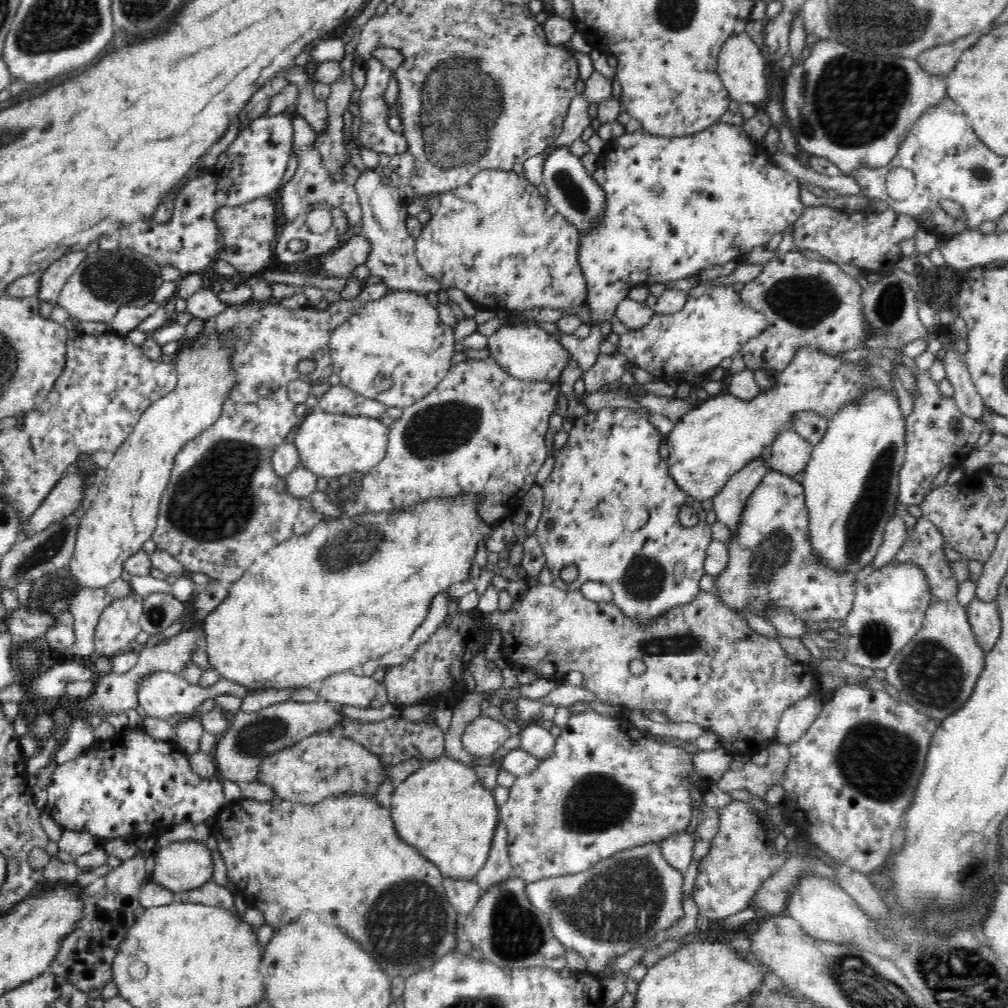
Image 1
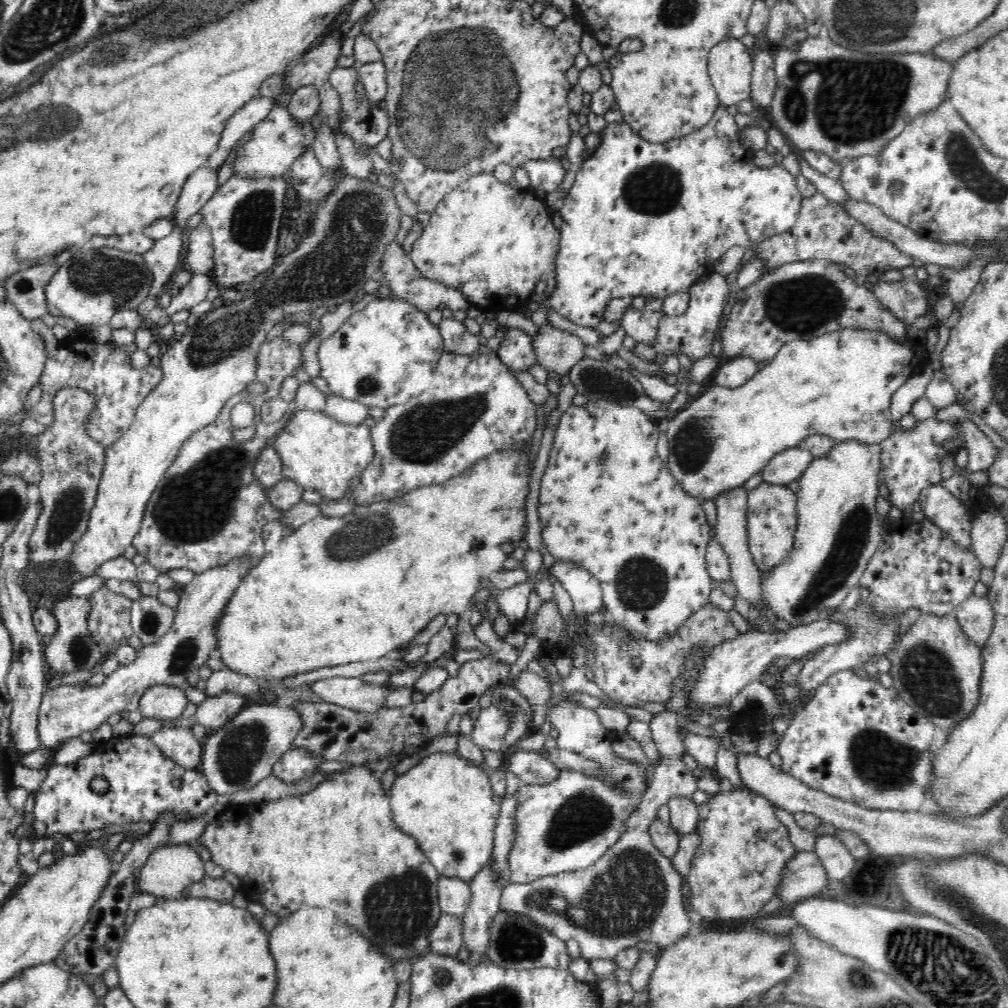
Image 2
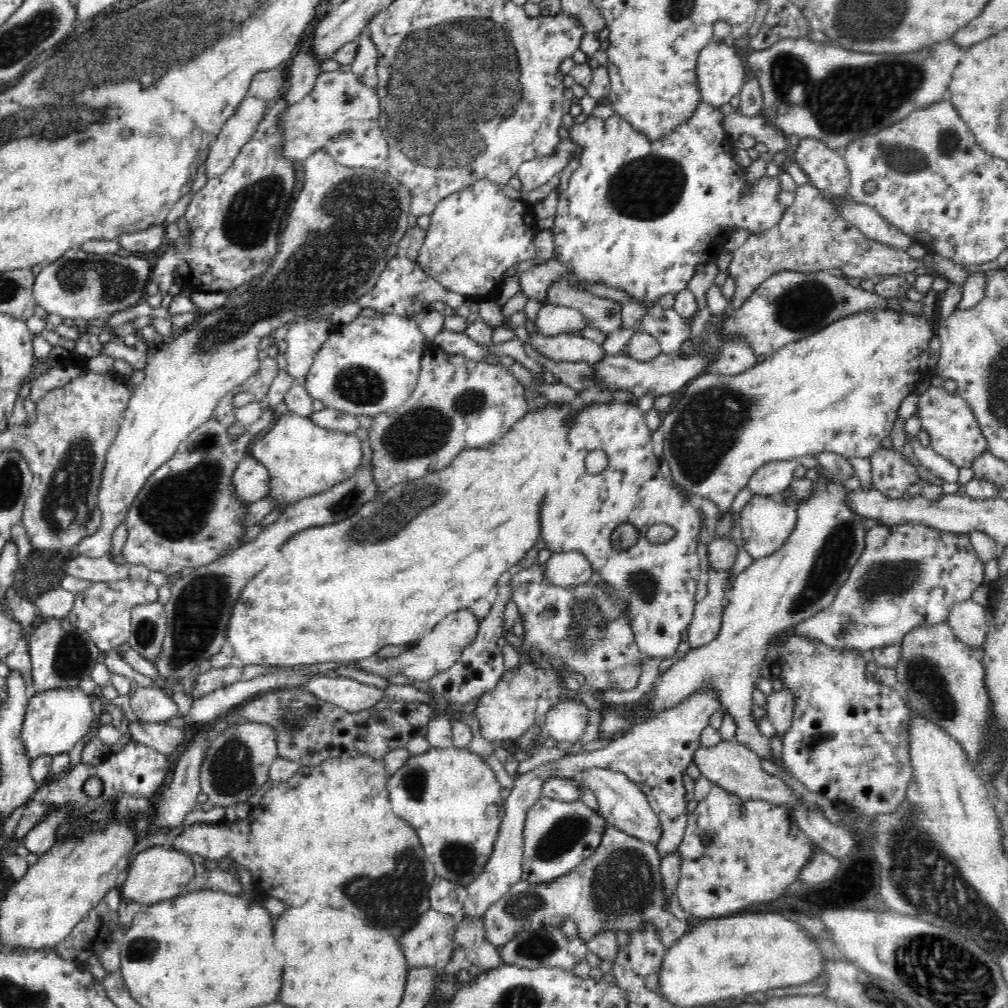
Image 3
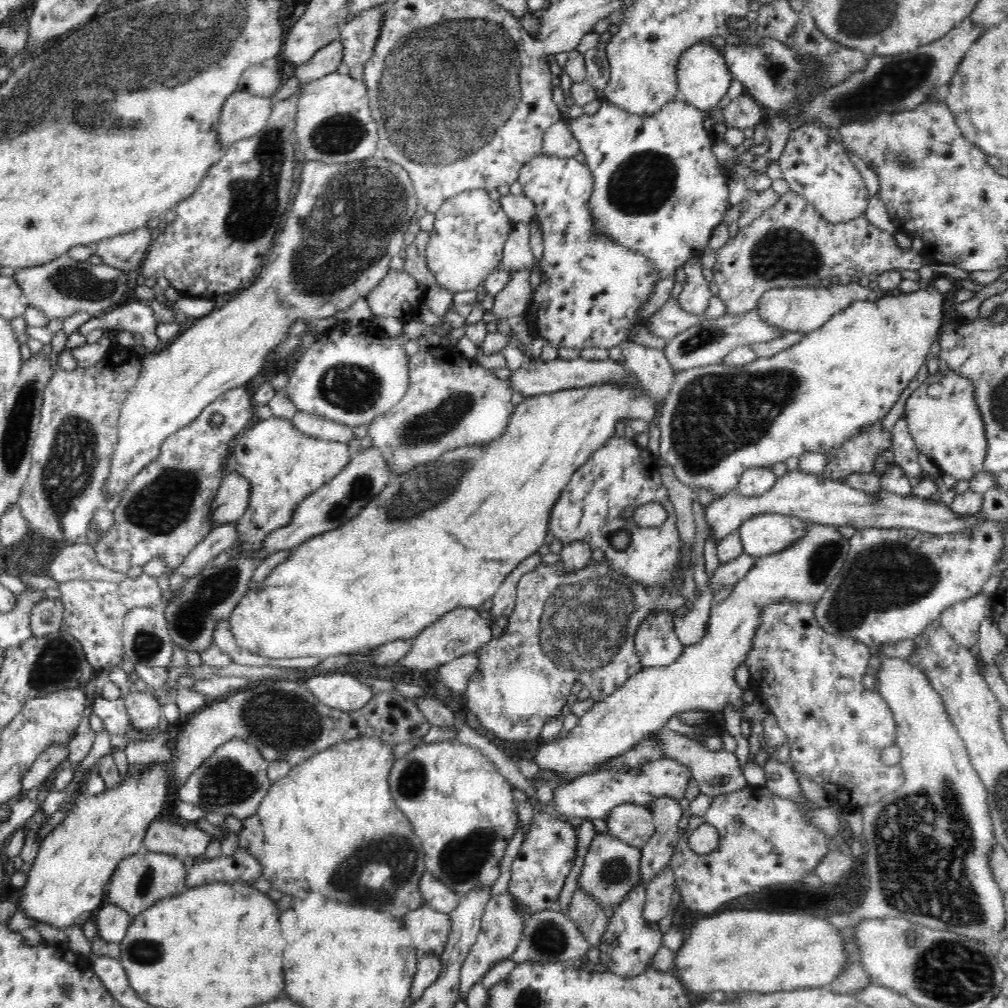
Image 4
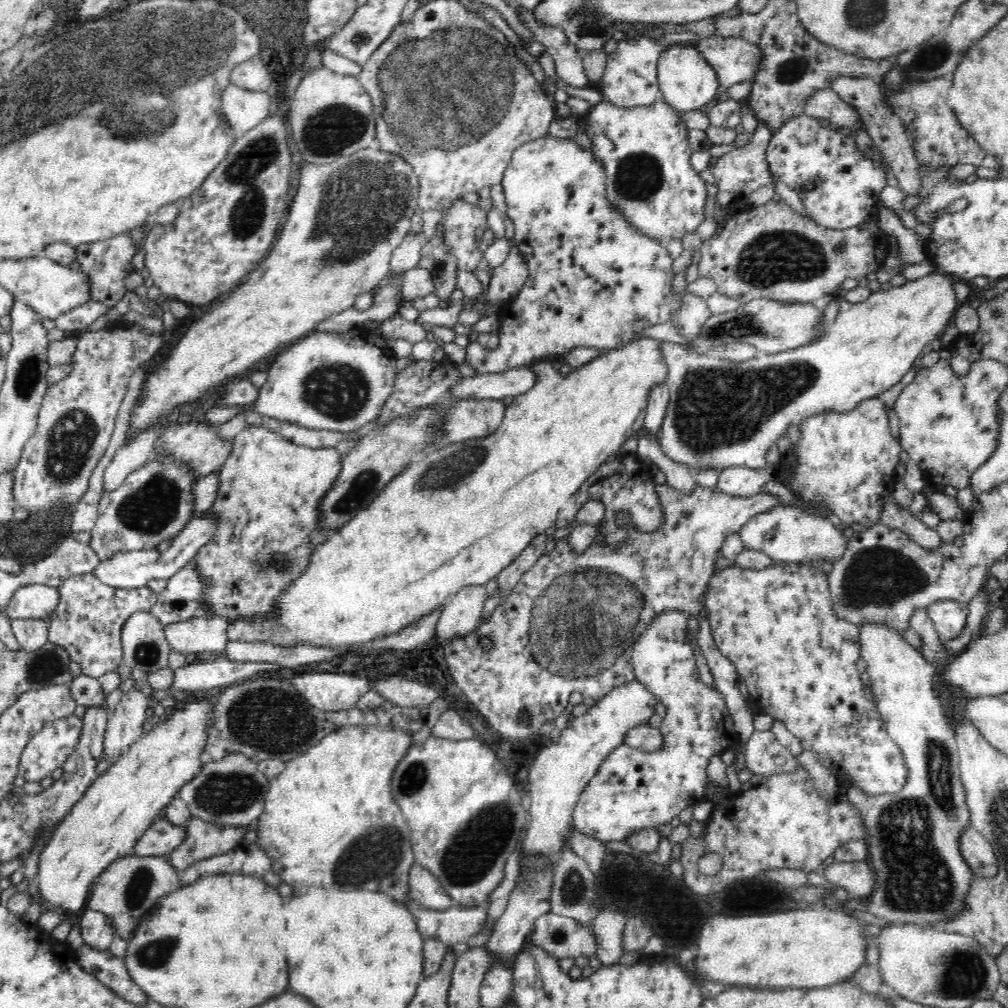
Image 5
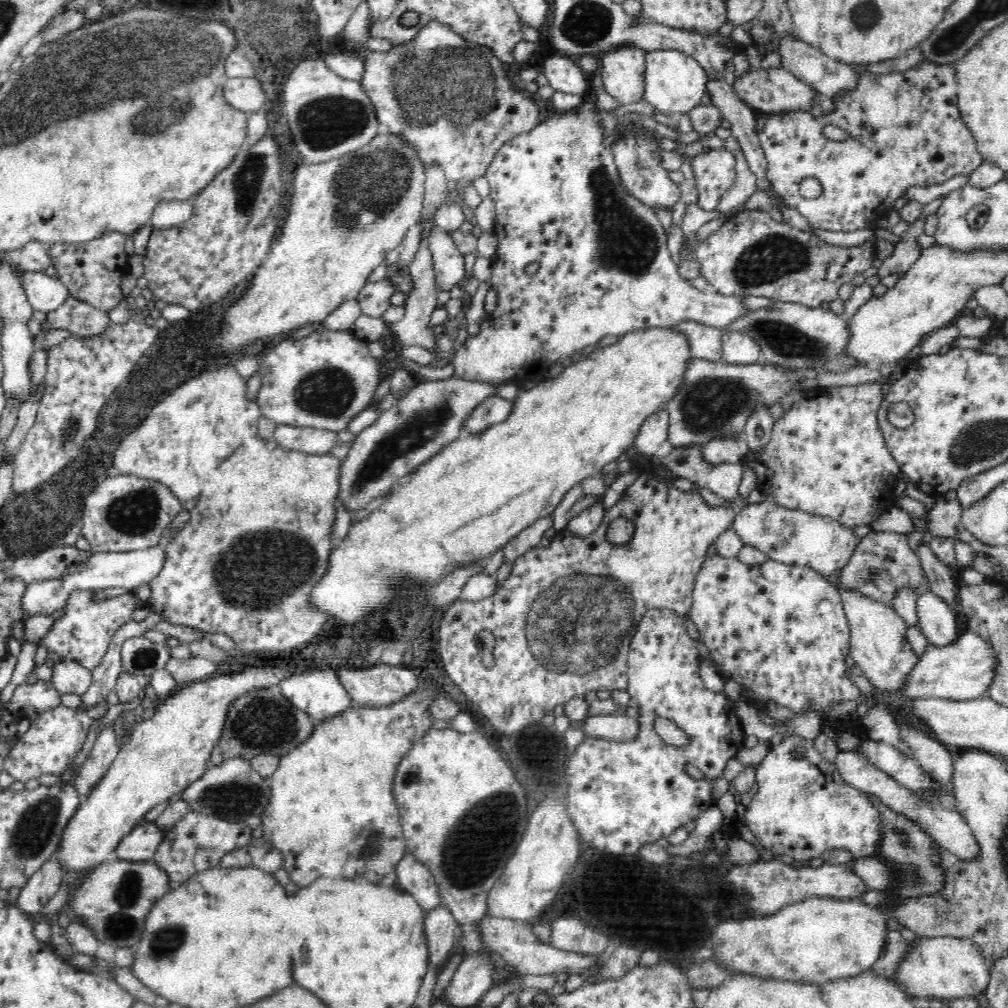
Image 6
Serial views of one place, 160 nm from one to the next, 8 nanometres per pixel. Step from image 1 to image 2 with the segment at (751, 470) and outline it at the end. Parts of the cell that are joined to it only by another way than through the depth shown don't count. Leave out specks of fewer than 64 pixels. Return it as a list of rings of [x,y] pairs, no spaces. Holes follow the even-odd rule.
[[[742,485],[734,491],[718,496],[714,501],[717,508],[717,520],[714,527],[714,538],[723,546],[725,553],[728,555],[731,564],[730,579],[736,585],[738,594],[742,595],[744,600],[755,600],[760,596],[759,587],[759,568],[755,565],[753,556],[748,546],[748,508],[747,498],[749,492]]]

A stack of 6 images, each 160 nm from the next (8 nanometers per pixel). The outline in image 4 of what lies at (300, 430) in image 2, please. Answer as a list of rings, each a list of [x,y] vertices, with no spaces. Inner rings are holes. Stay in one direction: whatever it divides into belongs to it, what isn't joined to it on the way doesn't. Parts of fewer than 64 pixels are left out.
[[[274,416],[257,420],[256,426],[244,430],[232,449],[238,460],[236,475],[250,485],[247,510],[236,524],[235,535],[240,532],[244,554],[258,548],[262,540],[266,544],[268,536],[288,527],[296,508],[333,480],[352,456],[347,443],[310,438],[294,427],[290,419]]]

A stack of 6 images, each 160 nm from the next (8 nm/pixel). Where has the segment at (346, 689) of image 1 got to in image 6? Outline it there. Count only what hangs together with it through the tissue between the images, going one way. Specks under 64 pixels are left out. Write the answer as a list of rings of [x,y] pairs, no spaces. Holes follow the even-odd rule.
[[[334,668],[290,676],[289,679],[281,680],[279,686],[283,698],[291,706],[310,715],[316,722],[350,708],[353,703]]]

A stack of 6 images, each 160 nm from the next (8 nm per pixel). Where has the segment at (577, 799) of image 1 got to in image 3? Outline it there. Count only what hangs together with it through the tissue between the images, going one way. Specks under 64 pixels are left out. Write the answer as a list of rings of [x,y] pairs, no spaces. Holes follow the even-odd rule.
[[[560,701],[546,712],[543,728],[556,740],[581,741],[587,727],[588,706],[578,701]],[[541,796],[528,809],[525,818],[521,880],[534,884],[552,883],[572,872],[591,855],[607,825],[610,824],[602,812],[592,810],[583,801],[564,803]]]

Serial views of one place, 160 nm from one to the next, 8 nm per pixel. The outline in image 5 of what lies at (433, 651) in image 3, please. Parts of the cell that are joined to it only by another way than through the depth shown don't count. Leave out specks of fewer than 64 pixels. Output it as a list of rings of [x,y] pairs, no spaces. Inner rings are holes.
[[[481,585],[465,587],[448,600],[435,626],[438,644],[443,646],[448,639],[473,631],[487,598],[486,586]]]

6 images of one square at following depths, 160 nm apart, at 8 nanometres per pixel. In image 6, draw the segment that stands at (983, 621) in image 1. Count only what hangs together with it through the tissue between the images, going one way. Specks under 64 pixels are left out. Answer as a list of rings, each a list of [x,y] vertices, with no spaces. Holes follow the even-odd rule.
[[[922,592],[916,602],[918,628],[929,644],[946,646],[957,640],[958,620],[954,609],[936,594]]]

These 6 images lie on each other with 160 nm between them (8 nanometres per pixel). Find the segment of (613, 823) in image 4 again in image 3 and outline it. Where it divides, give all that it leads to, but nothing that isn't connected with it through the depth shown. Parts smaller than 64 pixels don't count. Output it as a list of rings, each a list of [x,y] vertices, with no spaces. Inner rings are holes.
[[[602,767],[582,769],[578,777],[585,786],[594,792],[599,802],[599,810],[606,817],[607,824],[616,827],[624,833],[656,845],[662,834],[659,815],[650,806],[642,789],[632,782],[624,773],[612,771]]]

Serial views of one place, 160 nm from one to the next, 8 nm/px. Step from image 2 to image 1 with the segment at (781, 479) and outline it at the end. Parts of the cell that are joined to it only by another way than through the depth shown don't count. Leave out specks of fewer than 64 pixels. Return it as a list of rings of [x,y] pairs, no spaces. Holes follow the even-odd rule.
[[[790,429],[774,439],[769,467],[793,478],[806,469],[812,450],[813,446],[800,433]]]

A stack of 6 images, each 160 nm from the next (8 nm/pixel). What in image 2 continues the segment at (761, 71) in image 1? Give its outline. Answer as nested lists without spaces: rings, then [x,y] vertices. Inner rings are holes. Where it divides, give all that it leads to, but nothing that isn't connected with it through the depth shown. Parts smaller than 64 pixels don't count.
[[[727,38],[710,50],[707,71],[722,107],[750,99],[752,64],[752,56],[739,38]]]

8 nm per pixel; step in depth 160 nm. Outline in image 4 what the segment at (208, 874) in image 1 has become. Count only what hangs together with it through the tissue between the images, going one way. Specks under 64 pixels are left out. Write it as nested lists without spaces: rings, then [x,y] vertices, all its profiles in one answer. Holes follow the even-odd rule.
[[[152,851],[141,855],[136,853],[118,862],[105,890],[108,892],[106,898],[111,906],[116,906],[131,917],[135,917],[154,906],[157,900],[186,892],[186,872],[182,859],[174,855]]]

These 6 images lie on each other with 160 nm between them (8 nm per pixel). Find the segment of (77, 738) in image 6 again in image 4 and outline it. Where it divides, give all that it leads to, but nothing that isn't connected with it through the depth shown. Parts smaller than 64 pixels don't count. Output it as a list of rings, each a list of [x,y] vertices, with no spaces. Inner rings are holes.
[[[51,743],[44,748],[43,752],[40,752],[35,758],[34,764],[29,767],[26,775],[22,777],[22,791],[25,792],[34,786],[40,786],[48,780],[54,769],[66,760],[68,753],[66,743]]]

